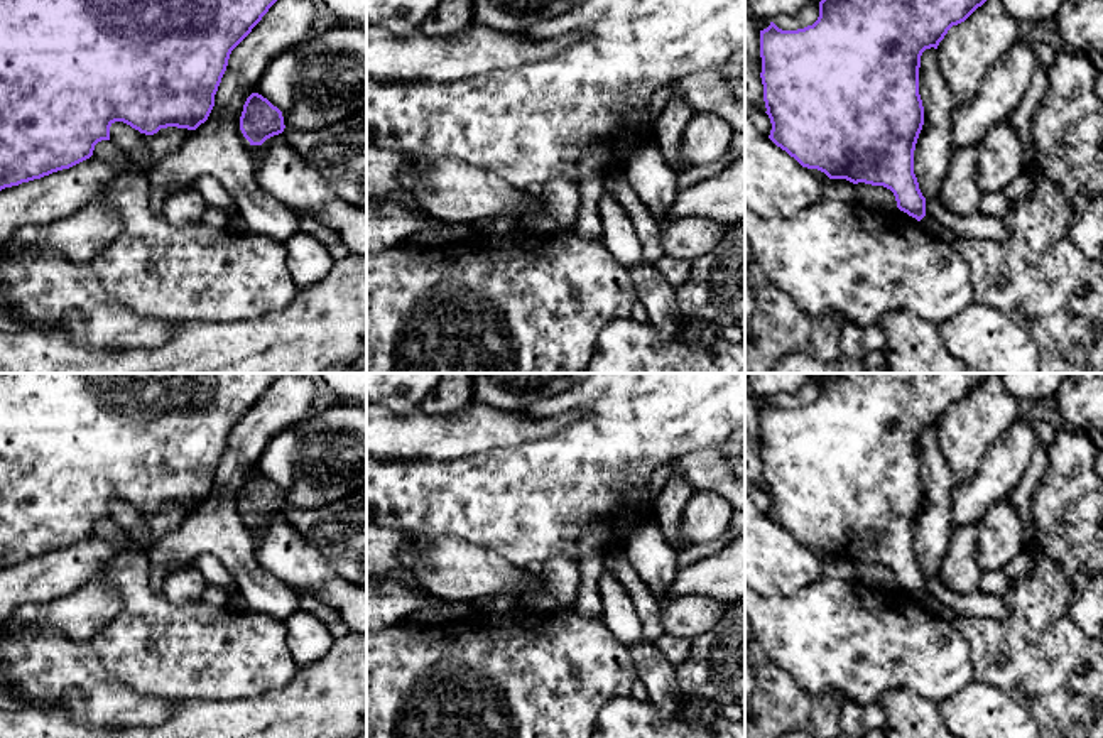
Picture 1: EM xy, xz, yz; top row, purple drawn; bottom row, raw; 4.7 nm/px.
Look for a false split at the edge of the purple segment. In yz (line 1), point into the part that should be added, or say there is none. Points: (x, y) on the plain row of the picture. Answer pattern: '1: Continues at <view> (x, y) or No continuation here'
1: No continuation here

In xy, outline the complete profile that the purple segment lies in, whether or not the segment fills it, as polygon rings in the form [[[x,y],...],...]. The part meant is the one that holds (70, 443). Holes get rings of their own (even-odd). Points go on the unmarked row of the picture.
[[[0,373],[0,569],[69,547],[90,537],[98,520],[110,518],[110,505],[115,500],[123,500],[145,513],[154,513],[167,505],[196,508],[208,498],[215,485],[215,473],[226,449],[231,429],[252,410],[280,375],[282,373]]]

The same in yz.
[[[824,373],[819,380],[819,395],[812,404],[797,409],[782,409],[774,400],[760,409],[762,463],[767,493],[772,502],[769,517],[794,535],[802,545],[818,547],[829,557],[846,557],[853,562],[865,561],[883,564],[895,574],[897,586],[921,600],[926,594],[926,576],[914,552],[914,529],[924,503],[924,485],[919,473],[921,434],[926,427],[937,427],[953,404],[964,400],[978,385],[993,373]]]

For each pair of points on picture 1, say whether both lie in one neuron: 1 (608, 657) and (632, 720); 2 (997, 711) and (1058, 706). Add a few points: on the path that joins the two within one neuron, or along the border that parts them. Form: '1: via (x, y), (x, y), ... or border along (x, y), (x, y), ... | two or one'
1: border along (630, 694), (615, 694), (595, 720) | two
2: border along (994, 686), (1014, 698), (1036, 720) | two

